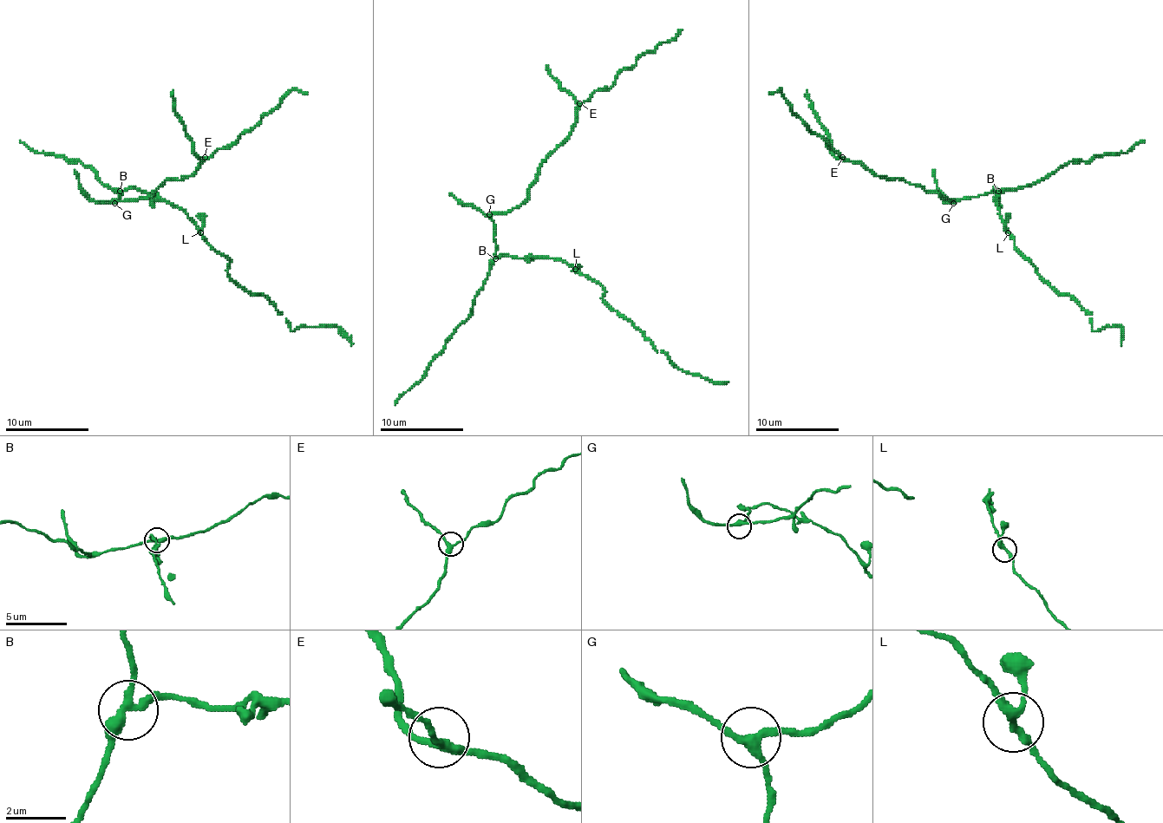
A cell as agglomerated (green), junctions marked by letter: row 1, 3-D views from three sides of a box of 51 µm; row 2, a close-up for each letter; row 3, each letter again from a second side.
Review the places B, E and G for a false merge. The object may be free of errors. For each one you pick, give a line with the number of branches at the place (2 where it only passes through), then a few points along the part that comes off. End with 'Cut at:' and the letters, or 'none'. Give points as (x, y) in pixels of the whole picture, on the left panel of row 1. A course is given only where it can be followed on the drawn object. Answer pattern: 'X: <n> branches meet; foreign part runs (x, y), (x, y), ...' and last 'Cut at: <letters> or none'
B: 3 branches meet; foreign part runs (120, 191), (140, 188), (177, 205), (230, 262), (227, 274), (261, 293), (292, 331), (336, 327), (351, 346)
Cut at: B

